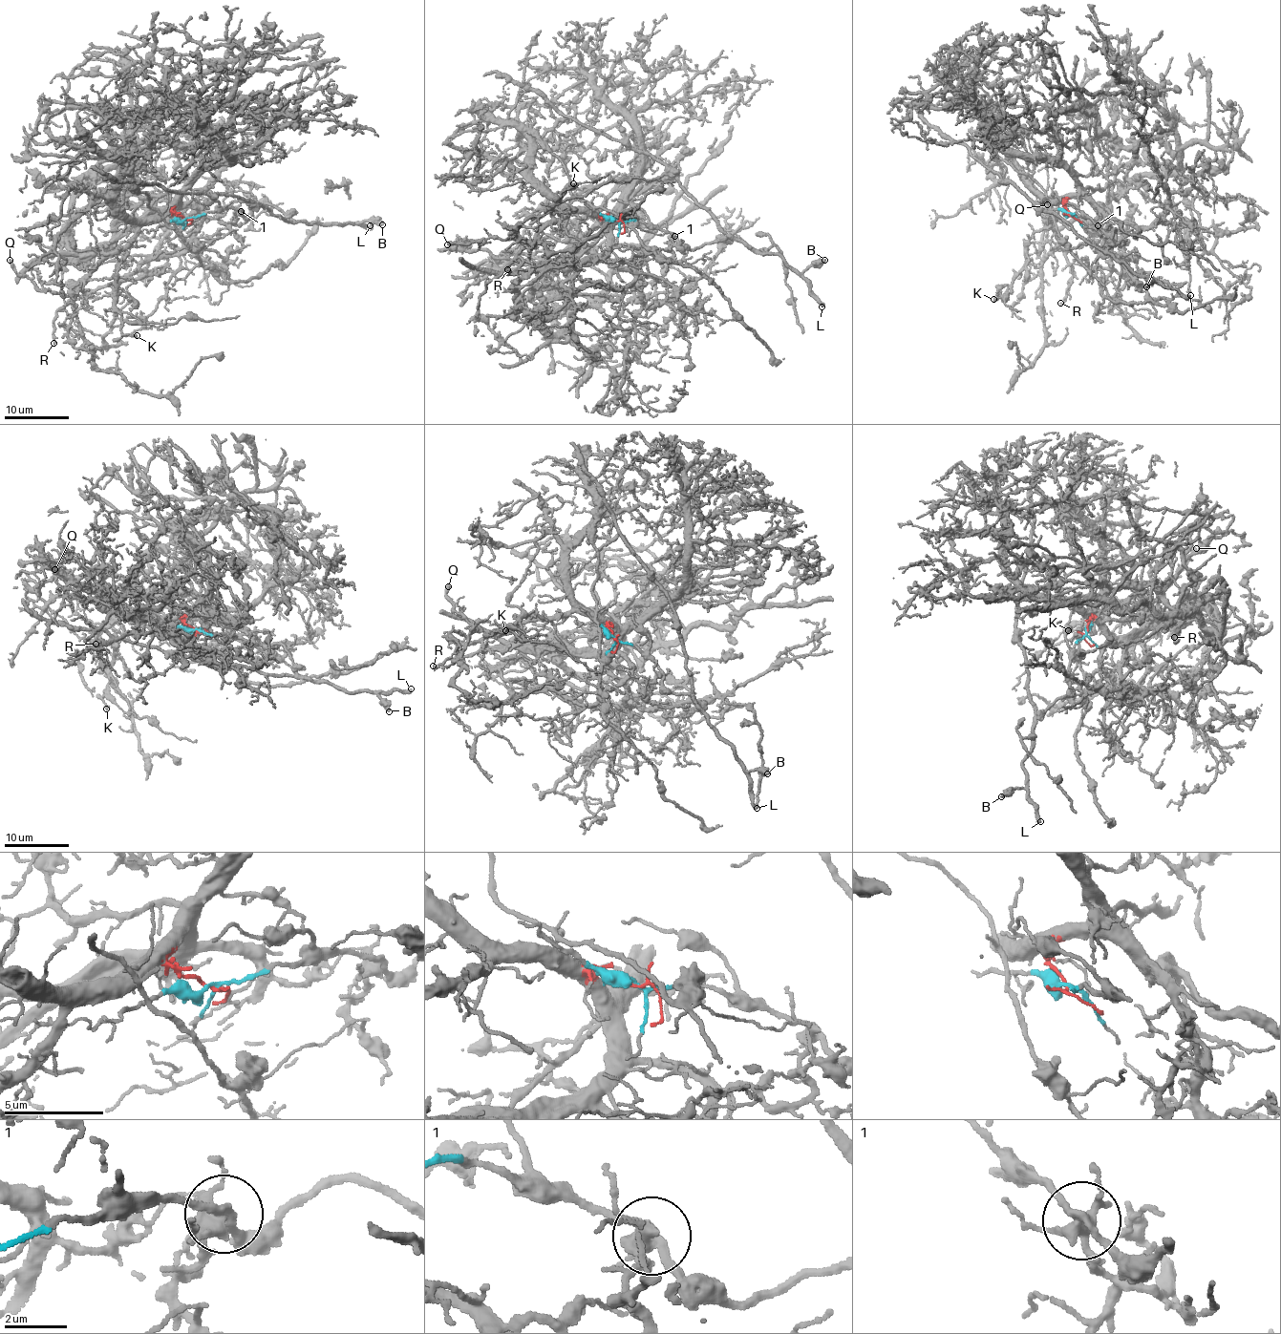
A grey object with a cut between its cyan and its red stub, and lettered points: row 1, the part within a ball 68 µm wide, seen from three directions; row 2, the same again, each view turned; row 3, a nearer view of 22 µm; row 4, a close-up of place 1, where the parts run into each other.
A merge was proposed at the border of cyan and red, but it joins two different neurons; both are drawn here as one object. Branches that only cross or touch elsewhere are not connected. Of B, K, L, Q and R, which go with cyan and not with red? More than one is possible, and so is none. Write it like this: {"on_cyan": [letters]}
{"on_cyan": ["B", "L"]}

